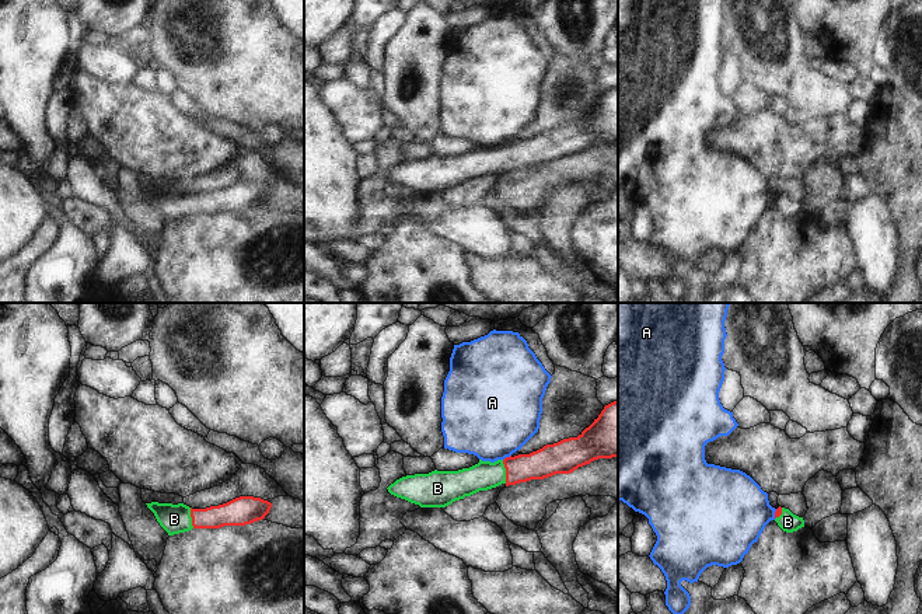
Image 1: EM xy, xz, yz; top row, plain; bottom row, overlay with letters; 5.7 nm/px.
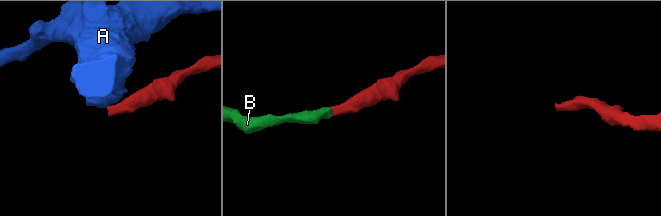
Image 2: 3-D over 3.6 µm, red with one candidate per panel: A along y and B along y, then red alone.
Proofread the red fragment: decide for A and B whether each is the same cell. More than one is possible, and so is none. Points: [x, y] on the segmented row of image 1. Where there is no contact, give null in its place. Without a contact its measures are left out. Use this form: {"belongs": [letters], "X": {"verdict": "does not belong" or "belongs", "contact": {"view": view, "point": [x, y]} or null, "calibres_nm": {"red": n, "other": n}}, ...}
{"belongs": ["B"], "A": {"verdict": "does not belong", "contact": {"view": "xz", "point": [506, 457]}, "calibres_nm": {"red": 170, "other": 480}}, "B": {"verdict": "belongs", "contact": {"view": "xz", "point": [506, 471]}, "calibres_nm": {"red": 170, "other": 160}}}

